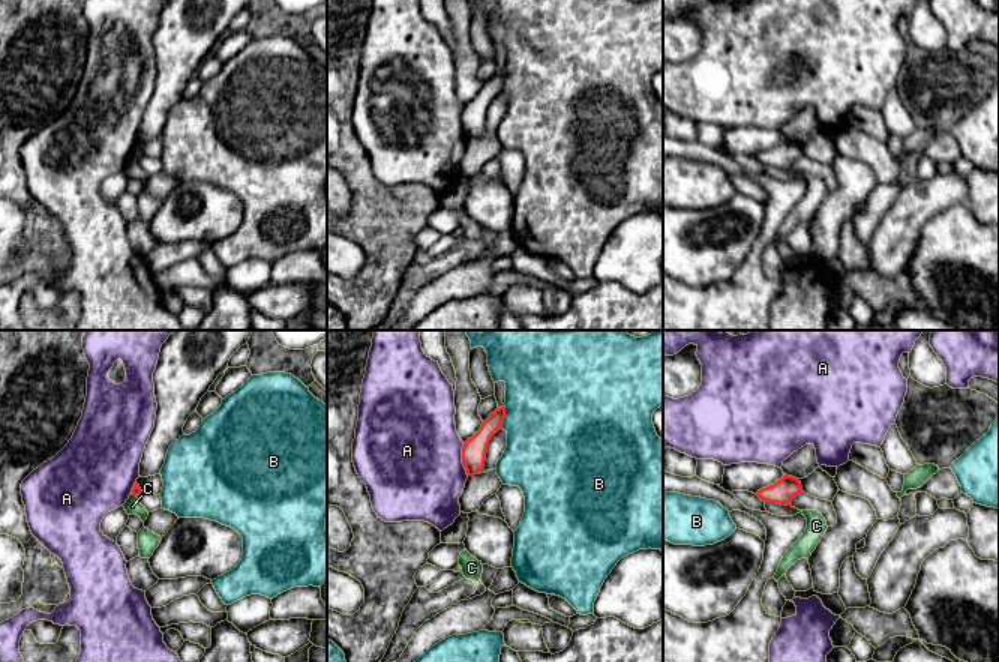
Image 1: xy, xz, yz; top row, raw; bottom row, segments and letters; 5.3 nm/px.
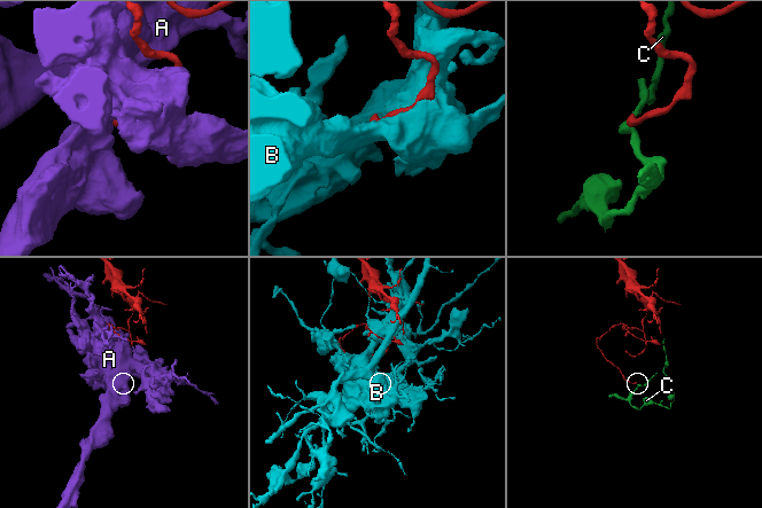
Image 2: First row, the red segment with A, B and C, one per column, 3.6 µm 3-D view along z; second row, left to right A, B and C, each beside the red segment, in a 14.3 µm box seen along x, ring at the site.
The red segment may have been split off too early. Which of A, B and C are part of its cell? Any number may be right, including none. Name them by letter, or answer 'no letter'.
no letter

